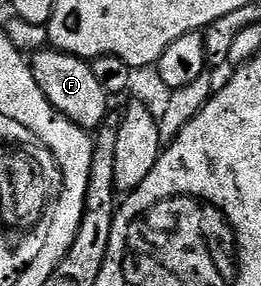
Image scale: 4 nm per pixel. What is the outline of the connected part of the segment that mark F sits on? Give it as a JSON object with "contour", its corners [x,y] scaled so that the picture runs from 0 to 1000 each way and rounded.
{"contour":[[[176,161],[123,185],[111,227],[134,259],[134,287],[149,287],[149,315],[180,329],[180,357],[195,357],[226,399],[330,455],[368,455],[395,434],[402,406],[425,388],[425,339],[410,315],[395,315],[379,273],[364,273],[364,245],[345,213]]]}

